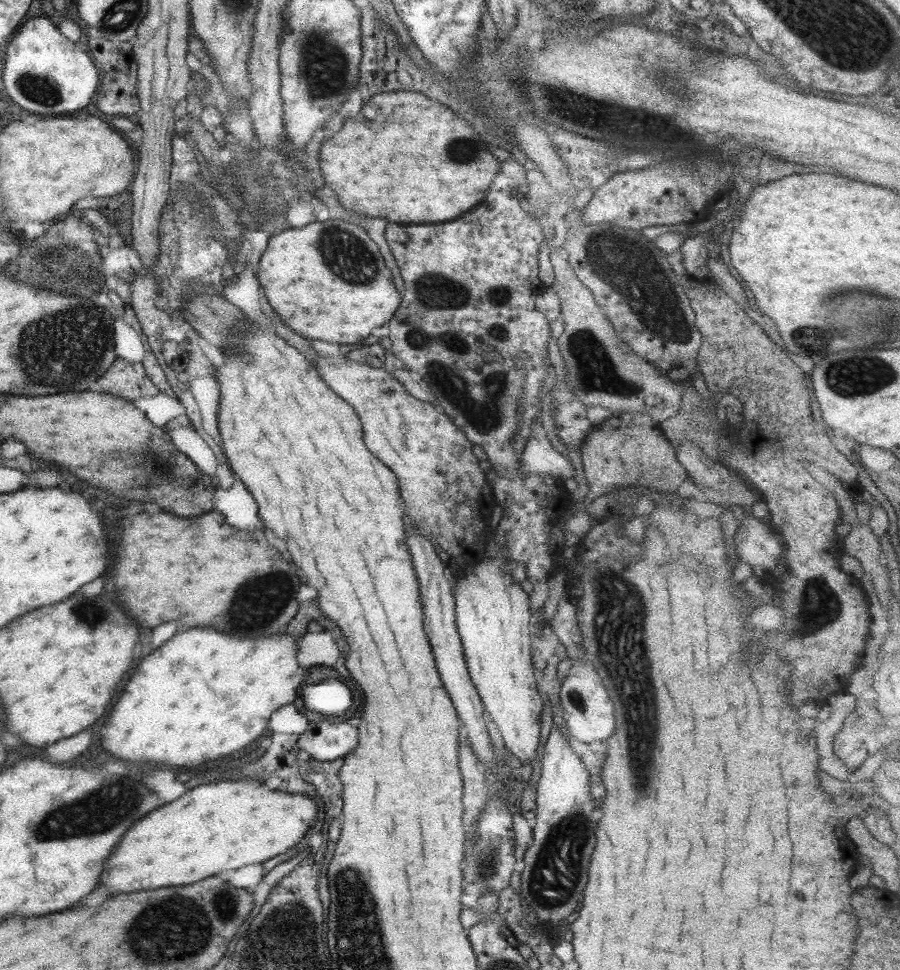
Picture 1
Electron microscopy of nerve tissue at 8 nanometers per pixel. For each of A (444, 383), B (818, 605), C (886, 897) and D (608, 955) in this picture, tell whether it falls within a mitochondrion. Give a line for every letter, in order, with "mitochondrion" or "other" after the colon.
A: other
B: mitochondrion
C: other
D: other

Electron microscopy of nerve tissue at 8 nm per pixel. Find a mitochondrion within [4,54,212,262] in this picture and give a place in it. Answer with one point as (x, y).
(38, 89)

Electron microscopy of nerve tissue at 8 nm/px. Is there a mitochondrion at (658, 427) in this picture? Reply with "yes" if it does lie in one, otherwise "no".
no

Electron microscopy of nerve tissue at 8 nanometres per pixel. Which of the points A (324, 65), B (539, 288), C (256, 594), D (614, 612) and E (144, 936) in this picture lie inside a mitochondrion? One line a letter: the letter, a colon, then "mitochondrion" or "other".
A: mitochondrion
B: other
C: mitochondrion
D: mitochondrion
E: mitochondrion

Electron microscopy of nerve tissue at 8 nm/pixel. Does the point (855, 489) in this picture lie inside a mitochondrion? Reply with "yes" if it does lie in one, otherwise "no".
no

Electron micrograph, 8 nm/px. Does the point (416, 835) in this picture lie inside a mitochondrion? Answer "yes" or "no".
no

